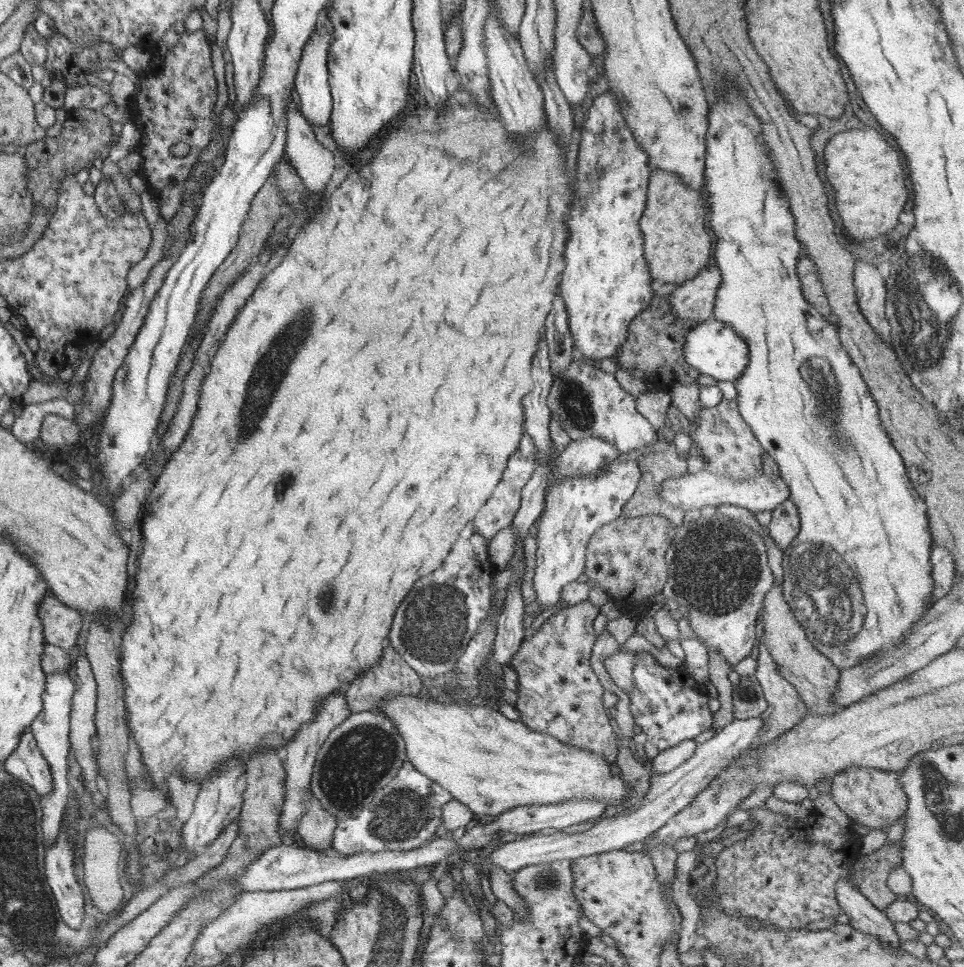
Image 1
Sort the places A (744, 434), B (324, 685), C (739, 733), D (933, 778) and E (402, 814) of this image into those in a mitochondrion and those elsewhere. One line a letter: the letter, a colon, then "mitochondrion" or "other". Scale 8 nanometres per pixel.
A: other
B: other
C: other
D: mitochondrion
E: mitochondrion

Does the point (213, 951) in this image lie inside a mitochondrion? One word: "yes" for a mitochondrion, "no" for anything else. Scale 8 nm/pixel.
yes

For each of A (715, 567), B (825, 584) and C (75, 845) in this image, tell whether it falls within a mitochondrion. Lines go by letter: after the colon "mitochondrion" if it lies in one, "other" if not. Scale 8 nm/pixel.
A: mitochondrion
B: mitochondrion
C: other

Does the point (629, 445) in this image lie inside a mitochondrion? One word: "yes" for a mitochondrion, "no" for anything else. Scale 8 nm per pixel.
no

